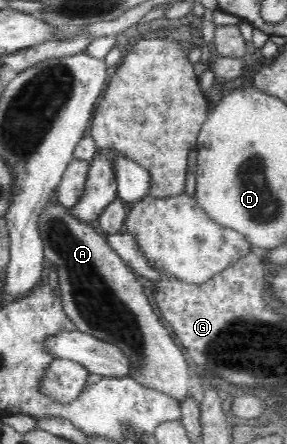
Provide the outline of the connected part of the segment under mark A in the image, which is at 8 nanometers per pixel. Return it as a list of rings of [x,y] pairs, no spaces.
[[[49,203],[40,211],[37,219],[37,229],[43,241],[44,258],[49,266],[54,266],[59,277],[59,288],[62,290],[63,310],[67,317],[78,326],[78,331],[88,333],[97,339],[109,342],[121,349],[130,359],[131,375],[135,381],[151,390],[170,394],[181,402],[189,395],[201,404],[204,398],[200,378],[189,371],[186,360],[173,341],[173,335],[161,323],[149,299],[145,297],[138,276],[126,262],[107,243],[105,237],[97,233],[87,223],[74,217],[64,205]]]

